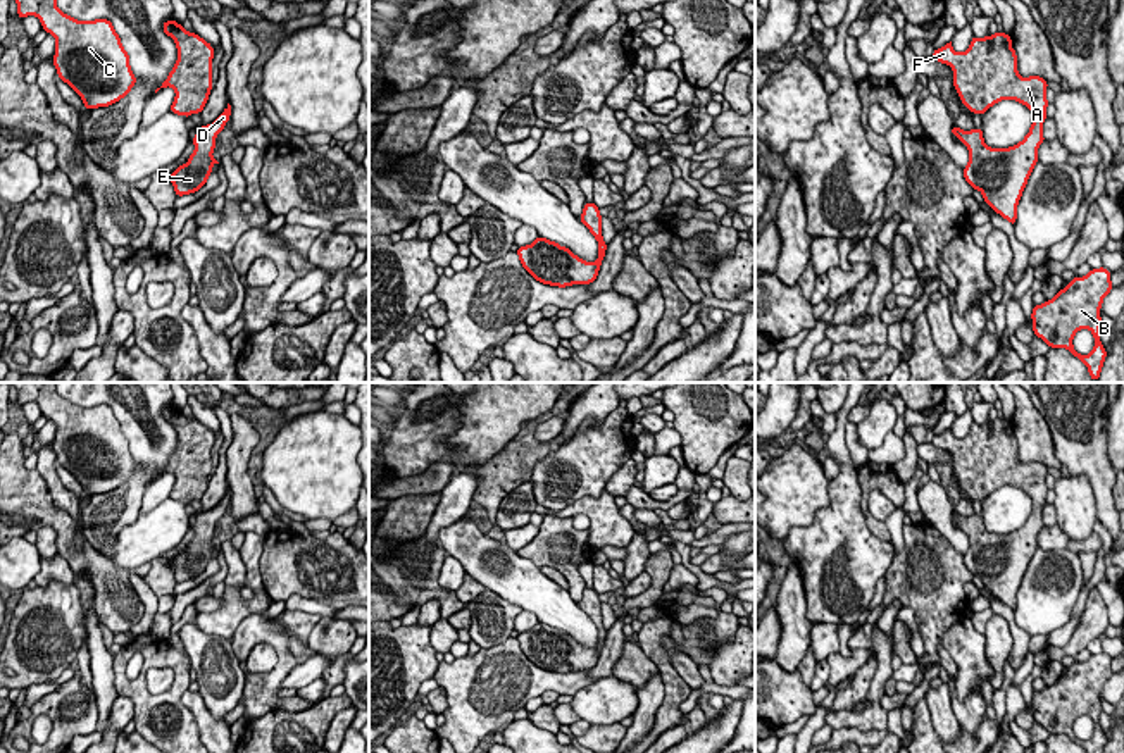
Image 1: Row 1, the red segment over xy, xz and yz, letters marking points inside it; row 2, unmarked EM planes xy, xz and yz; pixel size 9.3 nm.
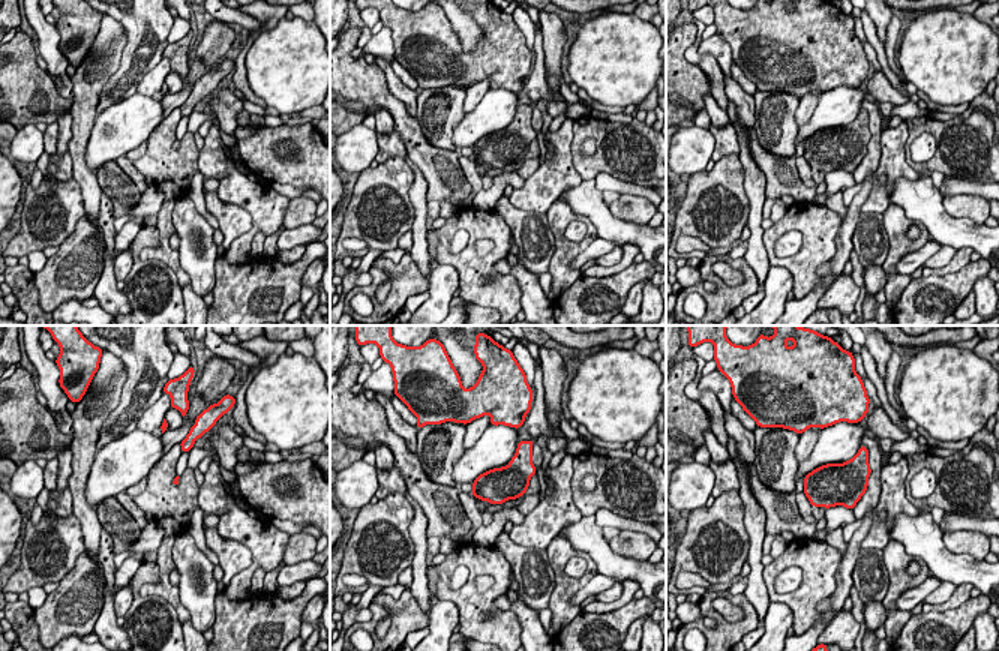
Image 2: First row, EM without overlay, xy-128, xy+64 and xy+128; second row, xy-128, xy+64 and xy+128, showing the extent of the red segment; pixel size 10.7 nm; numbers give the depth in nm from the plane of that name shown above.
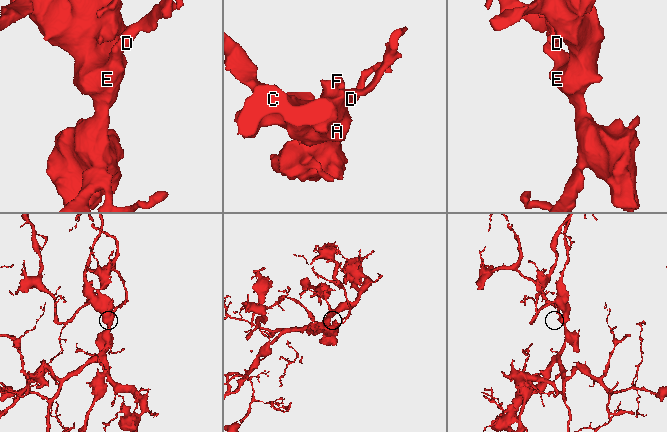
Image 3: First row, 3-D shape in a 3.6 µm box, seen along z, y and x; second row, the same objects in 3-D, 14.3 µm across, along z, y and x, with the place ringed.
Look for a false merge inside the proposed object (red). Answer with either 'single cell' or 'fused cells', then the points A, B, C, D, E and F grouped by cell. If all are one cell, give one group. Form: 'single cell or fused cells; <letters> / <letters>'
single cell; A B C D E F

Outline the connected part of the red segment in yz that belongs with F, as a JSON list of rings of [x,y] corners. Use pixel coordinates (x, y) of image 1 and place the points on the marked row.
[[[996,31],[993,36],[986,34],[983,40],[972,36],[969,48],[962,53],[955,52],[950,41],[943,48],[936,48],[933,59],[953,69],[955,91],[972,114],[983,115],[990,107],[1008,98],[1026,105],[1033,114],[1029,133],[1022,141],[1008,148],[990,148],[984,143],[983,129],[964,131],[957,126],[952,128],[952,134],[969,150],[969,164],[964,167],[965,181],[972,190],[981,191],[984,203],[1015,226],[1019,200],[1038,162],[1038,148],[1045,141],[1043,122],[1048,107],[1048,83],[1040,76],[1022,78],[1019,74],[1017,55],[1010,43],[1012,38],[1007,33]]]

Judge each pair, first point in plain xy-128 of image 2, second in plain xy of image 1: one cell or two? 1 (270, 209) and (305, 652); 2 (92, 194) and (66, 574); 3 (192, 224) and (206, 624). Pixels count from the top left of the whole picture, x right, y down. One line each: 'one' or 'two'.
1: two
2: two
3: two

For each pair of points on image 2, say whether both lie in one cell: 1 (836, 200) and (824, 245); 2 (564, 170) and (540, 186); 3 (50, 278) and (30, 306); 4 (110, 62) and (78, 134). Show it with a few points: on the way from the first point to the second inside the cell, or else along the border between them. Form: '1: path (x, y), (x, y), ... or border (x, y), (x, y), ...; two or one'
1: border (825, 204), (842, 218); two
2: path (558, 173), (546, 183); one
3: border (33, 275), (38, 305), (42, 309); two
4: path (92, 80), (86, 89), (83, 116); one

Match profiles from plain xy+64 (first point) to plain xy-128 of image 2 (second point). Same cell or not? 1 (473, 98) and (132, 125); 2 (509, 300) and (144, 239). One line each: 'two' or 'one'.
1: two
2: one

